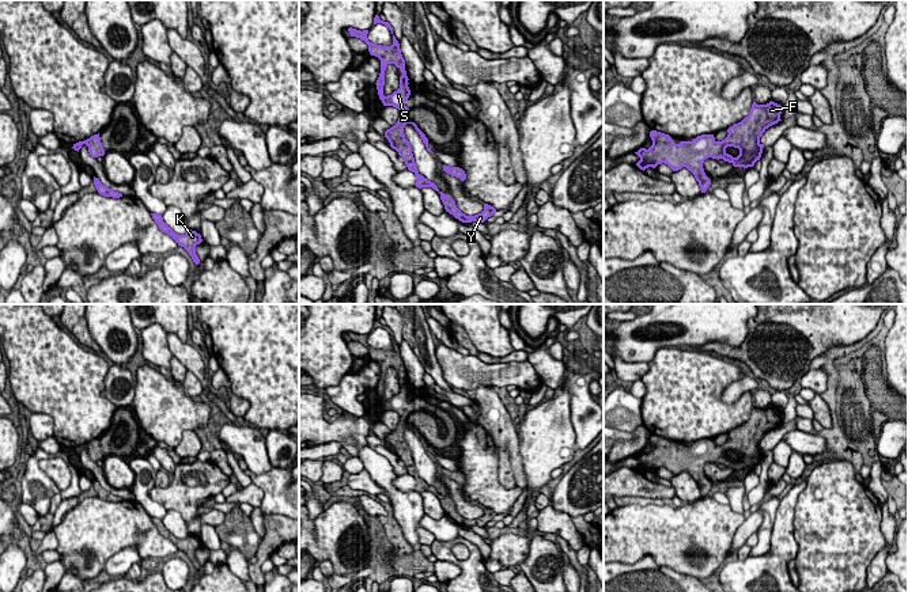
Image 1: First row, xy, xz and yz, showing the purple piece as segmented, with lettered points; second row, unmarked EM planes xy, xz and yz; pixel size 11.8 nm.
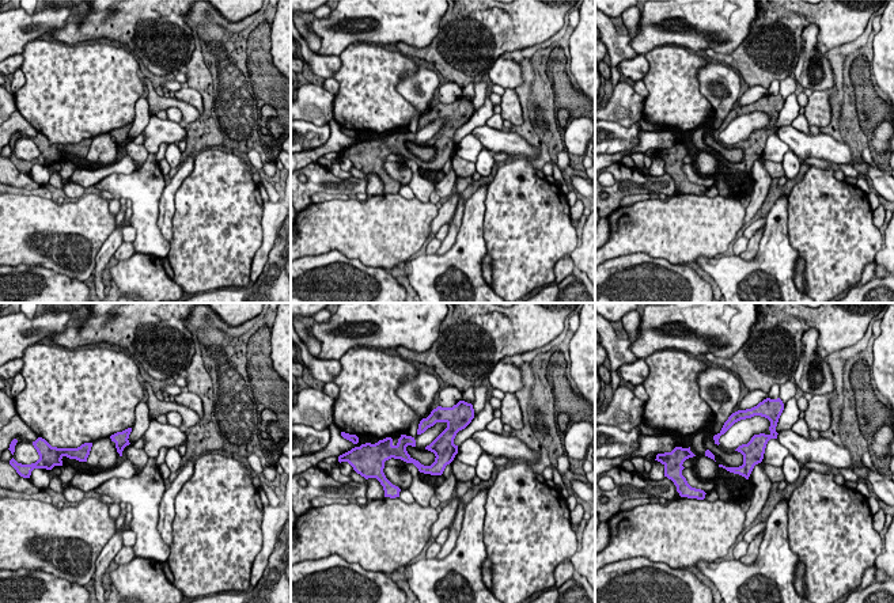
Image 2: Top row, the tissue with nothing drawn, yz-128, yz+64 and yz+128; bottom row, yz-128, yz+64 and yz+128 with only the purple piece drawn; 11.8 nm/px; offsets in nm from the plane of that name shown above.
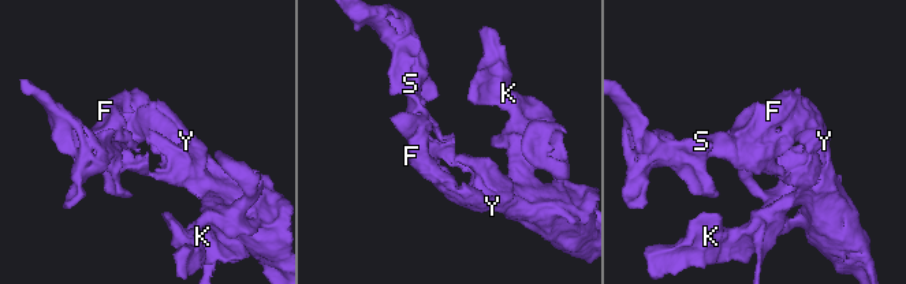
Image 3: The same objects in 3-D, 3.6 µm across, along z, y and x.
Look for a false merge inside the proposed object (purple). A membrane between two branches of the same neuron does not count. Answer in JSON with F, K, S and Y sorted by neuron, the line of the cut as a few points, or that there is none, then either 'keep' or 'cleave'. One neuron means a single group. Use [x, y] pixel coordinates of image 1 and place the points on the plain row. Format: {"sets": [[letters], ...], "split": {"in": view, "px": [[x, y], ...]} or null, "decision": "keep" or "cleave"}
{"sets": [["F", "K", "S", "Y"]], "split": null, "decision": "keep"}

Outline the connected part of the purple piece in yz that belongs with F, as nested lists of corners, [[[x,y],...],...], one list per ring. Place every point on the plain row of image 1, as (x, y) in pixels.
[[[772,405],[767,409],[753,406],[749,420],[730,430],[727,441],[722,445],[716,445],[714,439],[701,439],[692,445],[674,448],[669,439],[651,434],[652,449],[635,456],[640,462],[636,470],[643,475],[661,467],[673,475],[686,471],[699,486],[701,497],[705,497],[711,485],[704,477],[704,464],[723,463],[734,471],[753,471],[764,452],[760,441],[769,430],[782,425],[780,418],[782,410]]]

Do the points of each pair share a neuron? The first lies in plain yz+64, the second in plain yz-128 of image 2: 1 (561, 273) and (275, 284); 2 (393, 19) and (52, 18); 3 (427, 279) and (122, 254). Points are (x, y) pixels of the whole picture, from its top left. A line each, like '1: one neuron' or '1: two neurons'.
1: two neurons
2: one neuron
3: two neurons

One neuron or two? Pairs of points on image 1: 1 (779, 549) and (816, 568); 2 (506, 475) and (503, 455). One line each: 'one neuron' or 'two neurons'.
1: two neurons
2: one neuron

